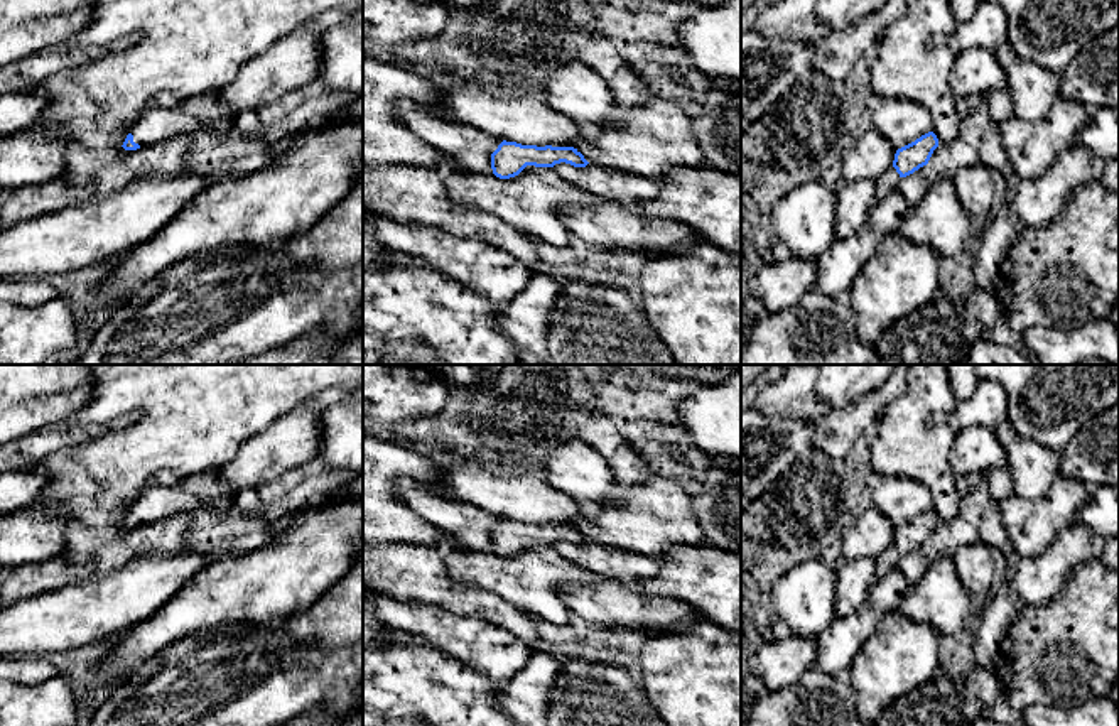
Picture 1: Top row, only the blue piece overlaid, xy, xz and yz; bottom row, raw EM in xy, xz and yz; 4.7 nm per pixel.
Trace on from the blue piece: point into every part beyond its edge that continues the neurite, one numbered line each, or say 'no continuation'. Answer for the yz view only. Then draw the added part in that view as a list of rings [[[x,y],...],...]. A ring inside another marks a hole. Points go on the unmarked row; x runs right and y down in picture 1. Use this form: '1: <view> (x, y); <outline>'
1: yz (886, 561); [[[891,544],[886,550],[883,550],[874,561],[876,561],[876,574],[874,574],[874,582],[878,582],[881,577],[889,574],[893,569],[898,567],[900,564],[900,552],[896,547]],[[873,582],[873,584],[874,584]]]

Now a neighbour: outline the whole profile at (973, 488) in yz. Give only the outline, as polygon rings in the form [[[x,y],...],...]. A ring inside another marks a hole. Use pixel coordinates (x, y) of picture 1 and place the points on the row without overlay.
[[[986,473],[957,476],[955,485],[960,496],[957,515],[949,522],[938,522],[927,544],[900,559],[898,569],[910,586],[915,586],[942,554],[952,555],[960,545],[979,542],[979,523],[989,505]]]

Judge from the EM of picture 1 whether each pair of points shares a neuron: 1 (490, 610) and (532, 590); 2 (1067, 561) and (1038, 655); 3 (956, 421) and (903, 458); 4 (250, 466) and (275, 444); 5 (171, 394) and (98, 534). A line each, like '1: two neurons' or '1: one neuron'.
1: two neurons
2: two neurons
3: two neurons
4: one neuron
5: two neurons

